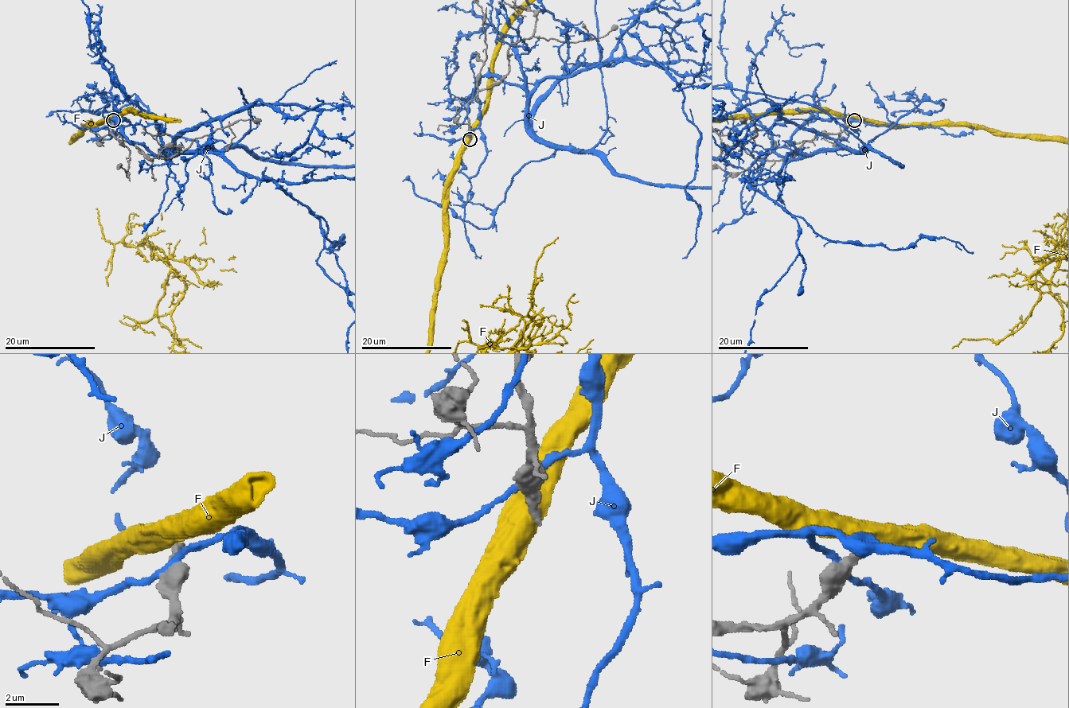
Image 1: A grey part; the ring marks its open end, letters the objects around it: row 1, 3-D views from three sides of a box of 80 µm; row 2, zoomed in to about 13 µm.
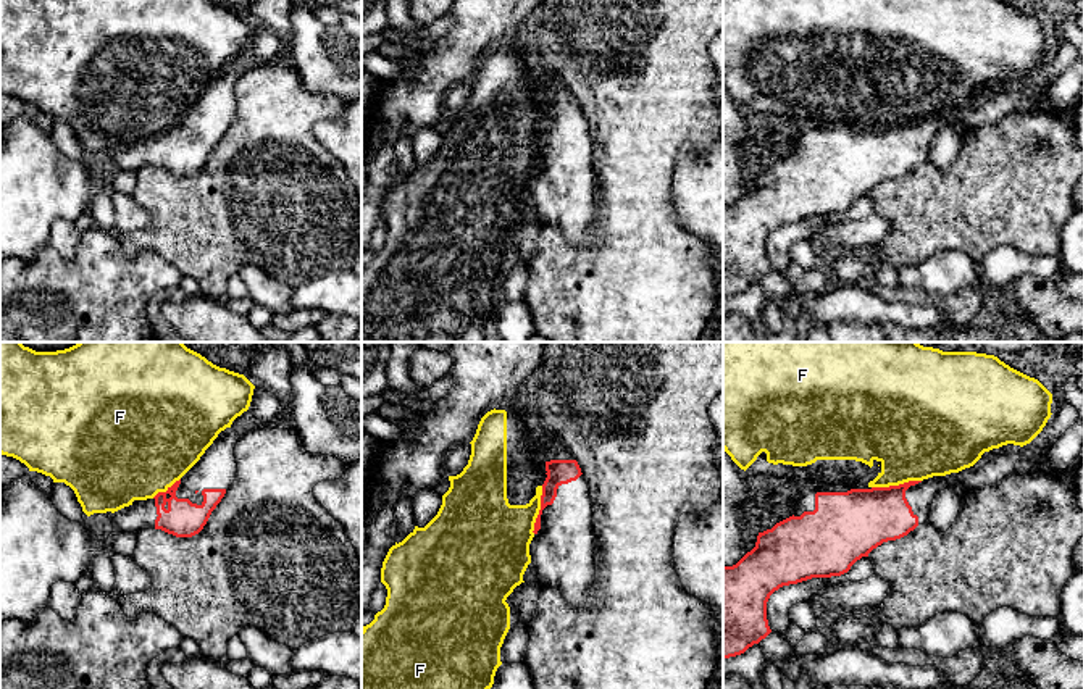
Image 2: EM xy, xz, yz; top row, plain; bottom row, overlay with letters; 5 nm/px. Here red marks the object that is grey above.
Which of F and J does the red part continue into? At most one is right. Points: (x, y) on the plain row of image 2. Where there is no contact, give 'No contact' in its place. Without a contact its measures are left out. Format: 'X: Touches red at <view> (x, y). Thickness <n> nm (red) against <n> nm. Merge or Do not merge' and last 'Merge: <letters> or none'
F: Touches red at yz (896, 125). Thickness 320 nm (red) against 400 nm. Do not merge
J: No contact. Do not merge
Merge: none

